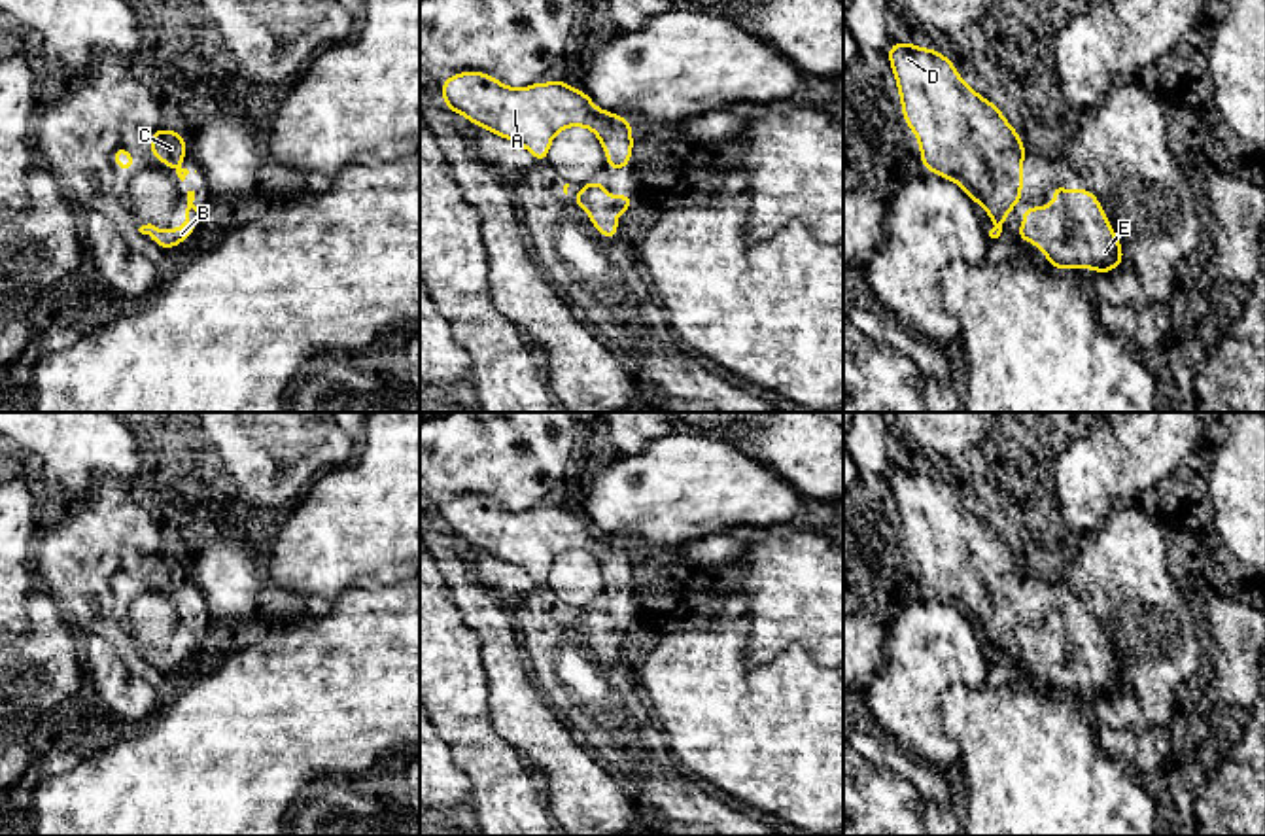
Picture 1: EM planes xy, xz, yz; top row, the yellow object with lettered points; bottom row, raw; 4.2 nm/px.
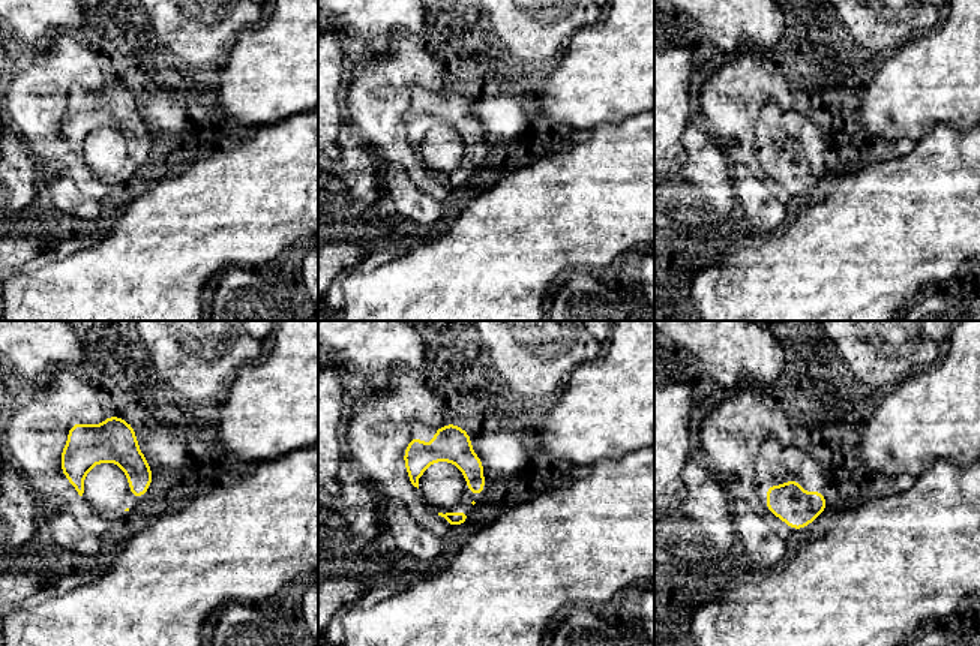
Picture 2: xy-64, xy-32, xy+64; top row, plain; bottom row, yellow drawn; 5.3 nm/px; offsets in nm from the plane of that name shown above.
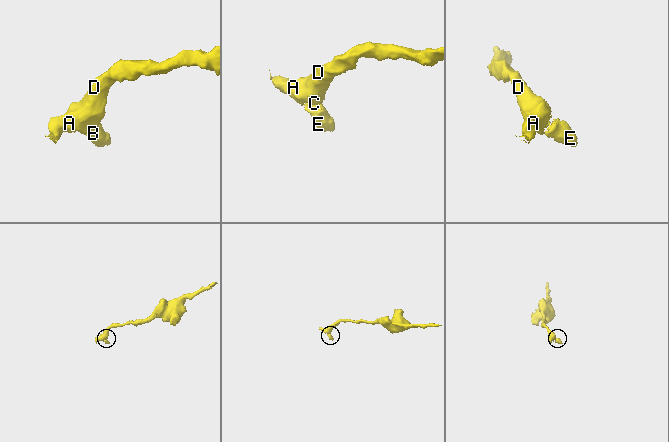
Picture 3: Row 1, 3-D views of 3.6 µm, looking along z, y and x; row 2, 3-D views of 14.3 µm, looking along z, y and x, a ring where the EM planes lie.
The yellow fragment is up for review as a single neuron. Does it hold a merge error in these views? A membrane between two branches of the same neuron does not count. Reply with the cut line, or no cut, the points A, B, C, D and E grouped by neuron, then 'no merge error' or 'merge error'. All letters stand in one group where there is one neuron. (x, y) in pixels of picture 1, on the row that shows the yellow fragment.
no cut; A B C D E; no merge error

